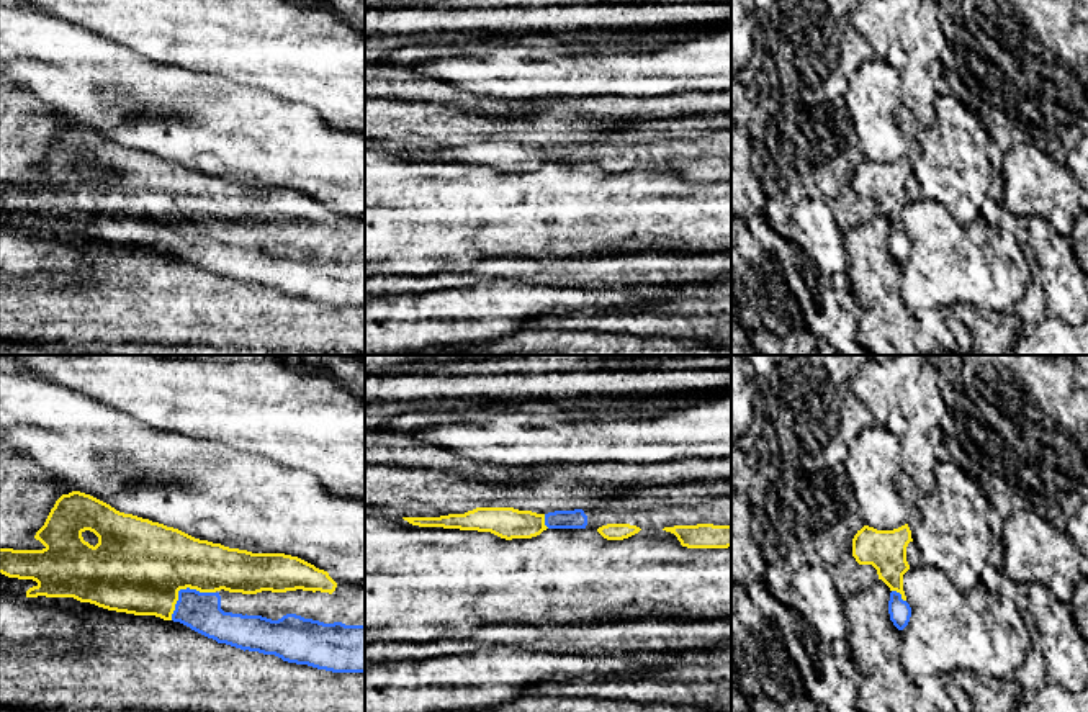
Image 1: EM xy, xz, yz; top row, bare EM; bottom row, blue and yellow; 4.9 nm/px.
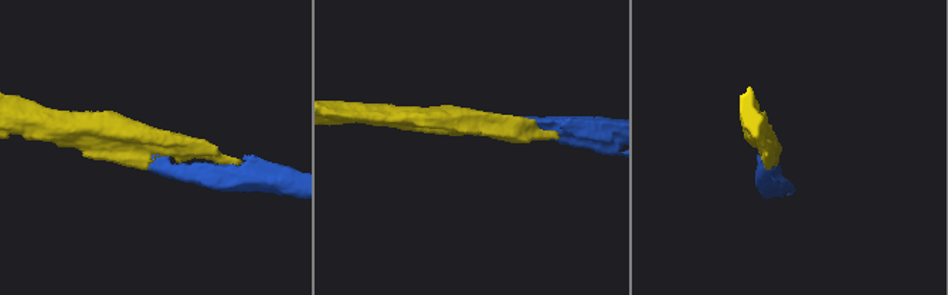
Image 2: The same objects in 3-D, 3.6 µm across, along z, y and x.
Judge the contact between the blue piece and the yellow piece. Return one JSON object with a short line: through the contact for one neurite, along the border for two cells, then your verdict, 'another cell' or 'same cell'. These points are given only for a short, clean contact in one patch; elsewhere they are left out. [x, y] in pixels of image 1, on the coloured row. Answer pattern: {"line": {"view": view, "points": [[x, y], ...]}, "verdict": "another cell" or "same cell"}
{"line": {"view": "xy", "points": [[202, 612], [182, 590], [166, 573], [138, 567]]}, "verdict": "same cell"}

